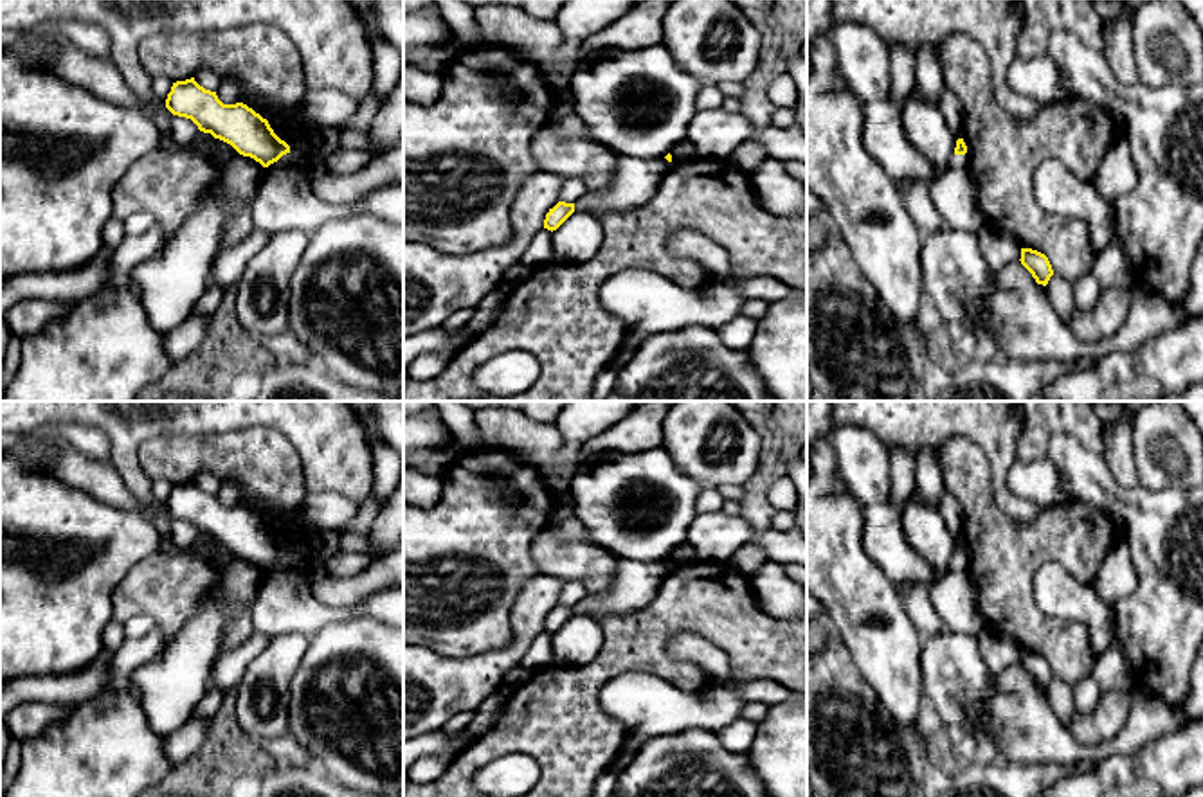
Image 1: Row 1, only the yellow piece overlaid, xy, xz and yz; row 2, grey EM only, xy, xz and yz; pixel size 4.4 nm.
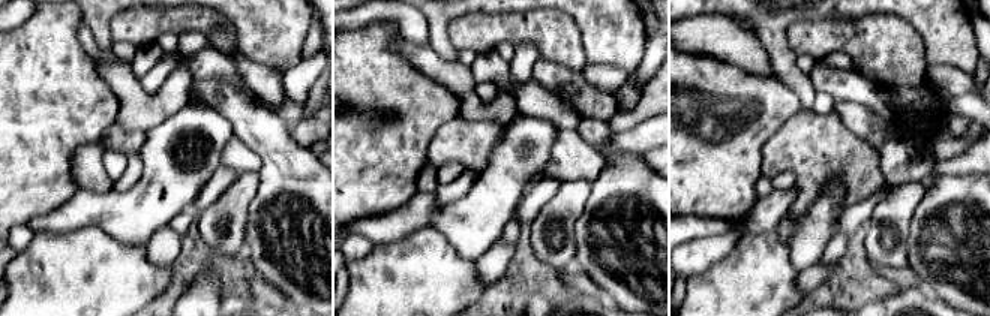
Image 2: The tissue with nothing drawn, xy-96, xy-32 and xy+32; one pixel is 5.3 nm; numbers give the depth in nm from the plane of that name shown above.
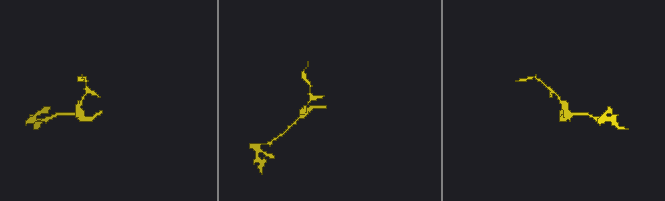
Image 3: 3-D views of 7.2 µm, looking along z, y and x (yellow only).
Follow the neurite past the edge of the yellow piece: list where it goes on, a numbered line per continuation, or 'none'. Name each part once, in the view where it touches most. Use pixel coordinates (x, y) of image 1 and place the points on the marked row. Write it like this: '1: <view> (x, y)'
1: xy (285, 200)

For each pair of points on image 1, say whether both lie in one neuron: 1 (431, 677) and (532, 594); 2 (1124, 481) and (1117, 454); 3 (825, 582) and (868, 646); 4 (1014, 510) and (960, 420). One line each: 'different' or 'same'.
1: same
2: same
3: same
4: same

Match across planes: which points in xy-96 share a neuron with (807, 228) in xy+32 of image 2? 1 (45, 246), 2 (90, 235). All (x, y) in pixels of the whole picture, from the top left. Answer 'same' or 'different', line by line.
1: different
2: different

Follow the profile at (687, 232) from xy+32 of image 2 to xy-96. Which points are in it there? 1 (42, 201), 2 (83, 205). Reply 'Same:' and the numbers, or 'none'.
Same: 2

